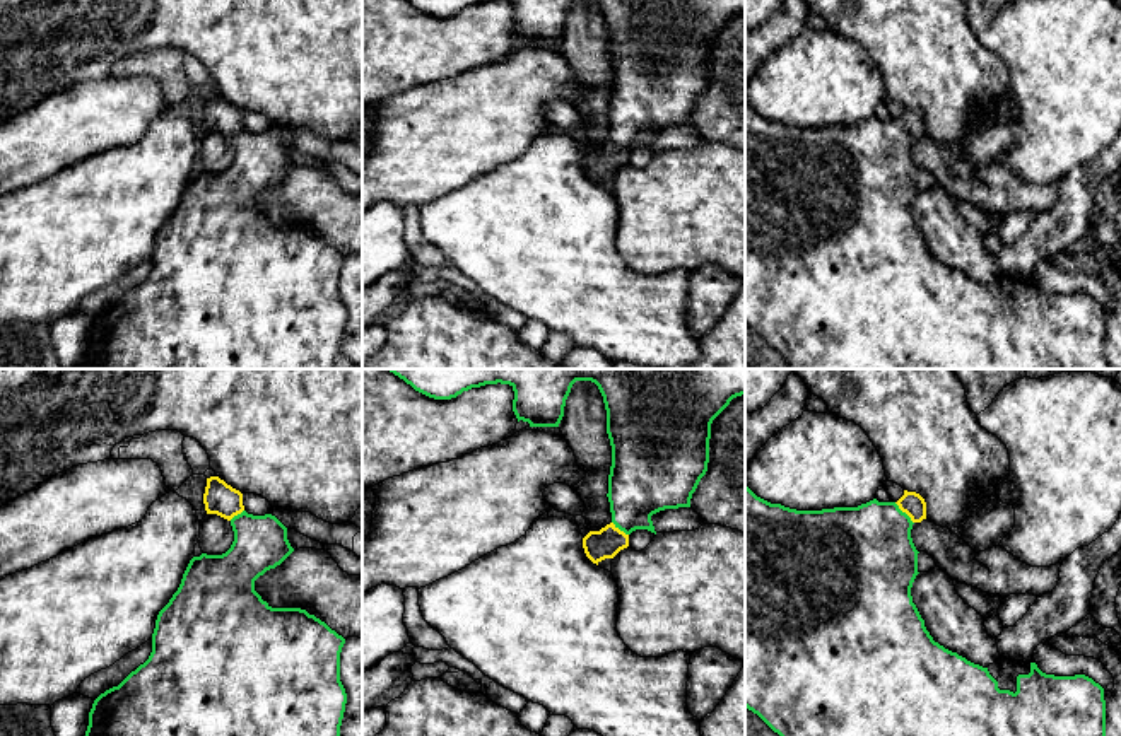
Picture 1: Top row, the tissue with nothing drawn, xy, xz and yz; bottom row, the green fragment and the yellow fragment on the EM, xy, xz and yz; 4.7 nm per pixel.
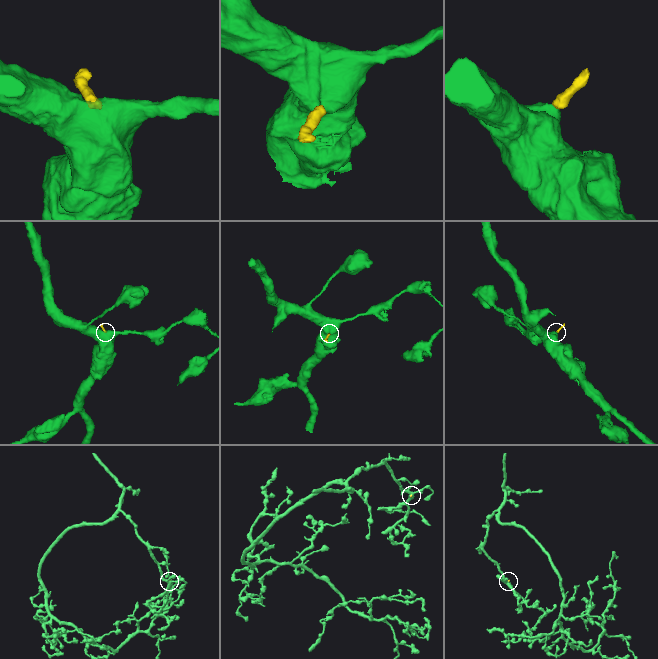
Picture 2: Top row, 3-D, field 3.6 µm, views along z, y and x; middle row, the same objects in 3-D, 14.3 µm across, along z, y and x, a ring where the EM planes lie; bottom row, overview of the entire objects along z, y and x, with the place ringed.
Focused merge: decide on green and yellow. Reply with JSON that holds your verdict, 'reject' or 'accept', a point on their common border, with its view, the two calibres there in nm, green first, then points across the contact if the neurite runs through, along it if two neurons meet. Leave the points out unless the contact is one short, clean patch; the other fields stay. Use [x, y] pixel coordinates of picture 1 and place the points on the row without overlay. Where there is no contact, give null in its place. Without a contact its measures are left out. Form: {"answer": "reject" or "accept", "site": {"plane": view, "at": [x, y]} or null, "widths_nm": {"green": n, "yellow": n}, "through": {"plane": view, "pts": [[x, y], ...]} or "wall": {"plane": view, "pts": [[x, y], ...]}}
{"answer": "accept", "site": {"plane": "yz", "at": [904, 130]}, "widths_nm": {"green": 420, "yellow": 110}, "through": {"plane": "yz", "pts": [[867, 168], [904, 130], [913, 122]]}}

